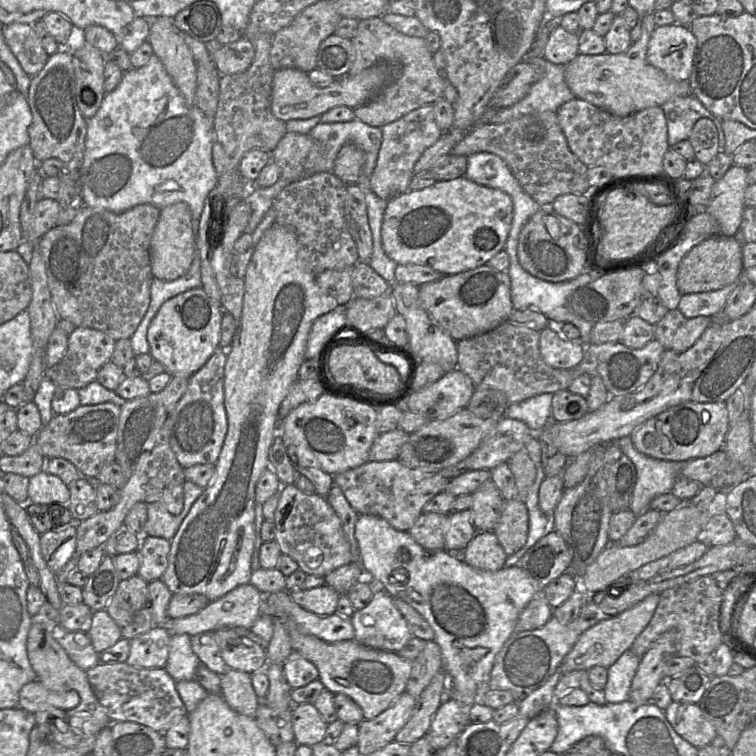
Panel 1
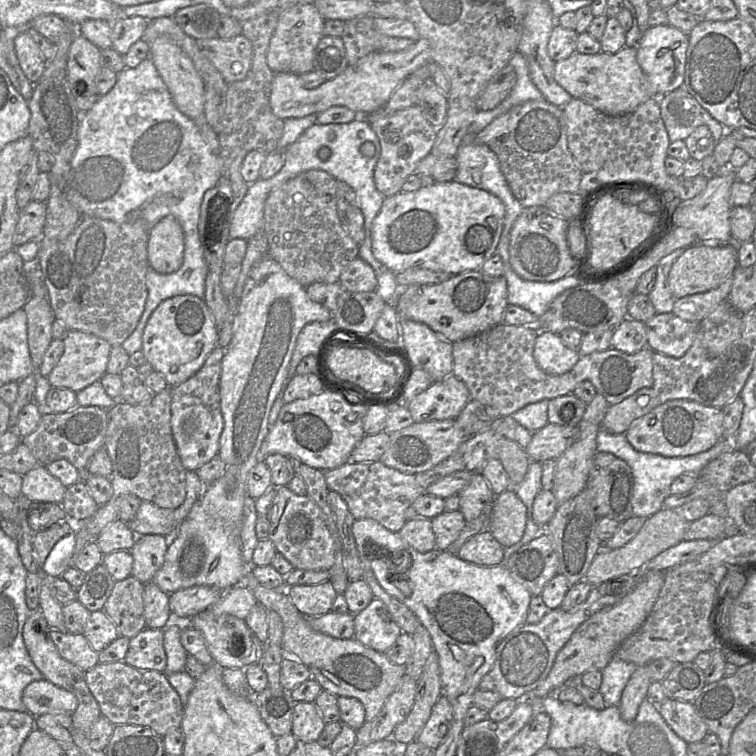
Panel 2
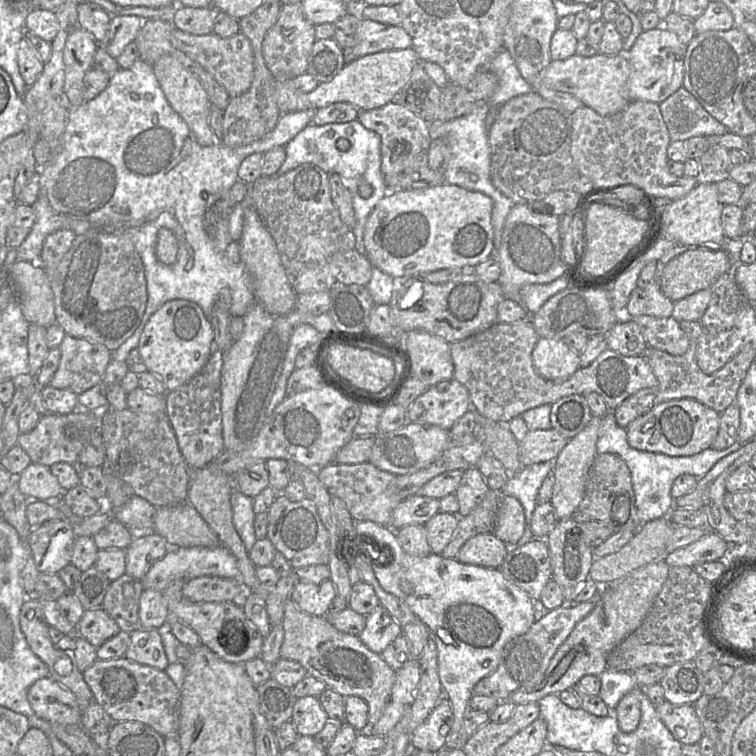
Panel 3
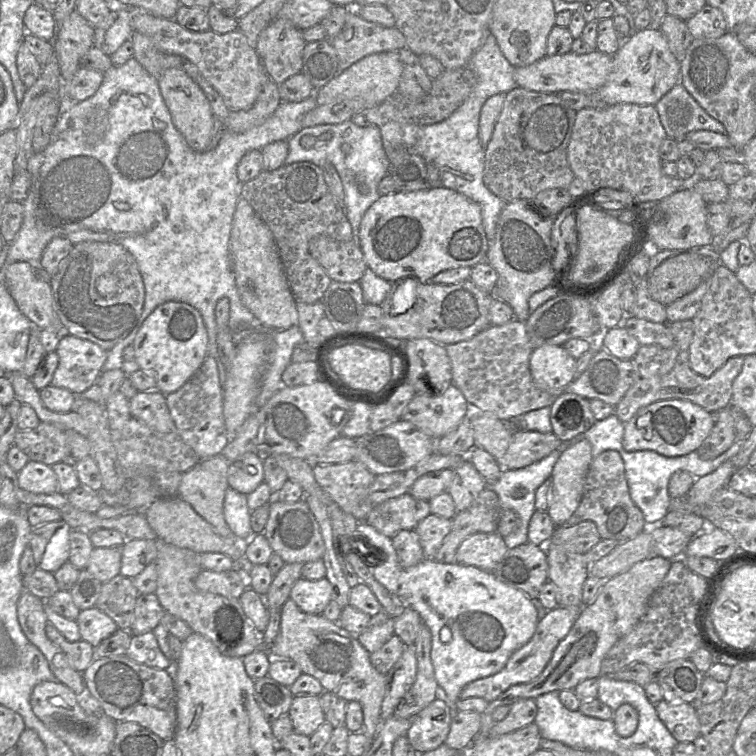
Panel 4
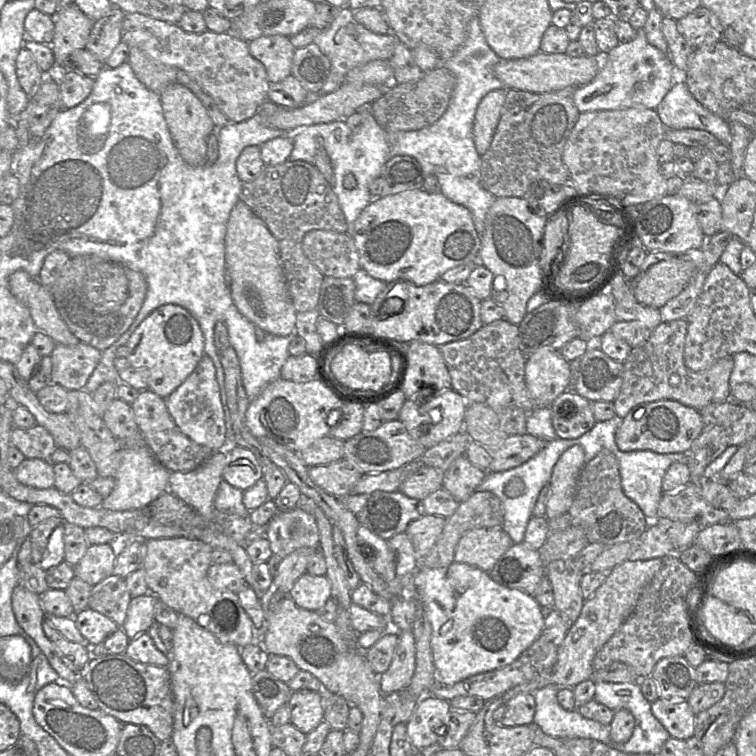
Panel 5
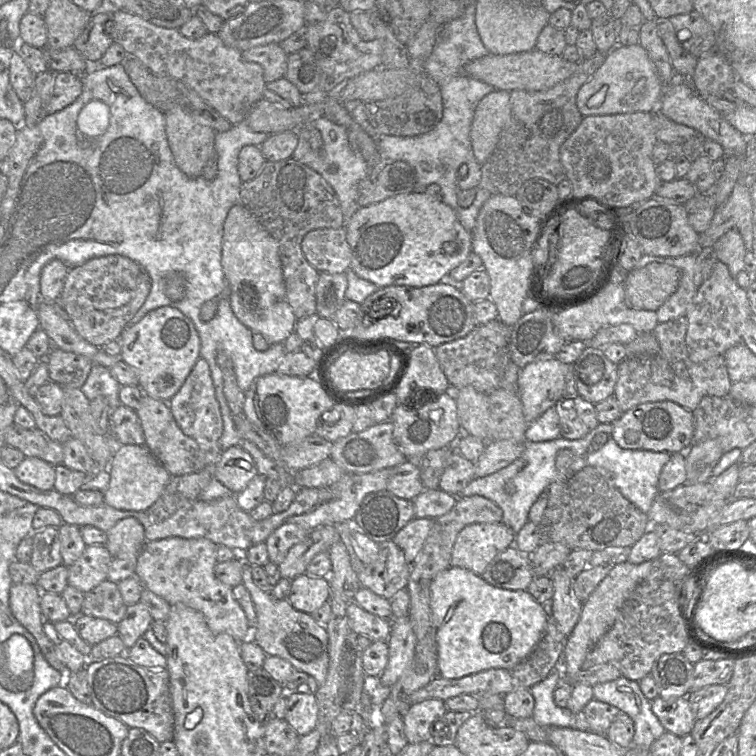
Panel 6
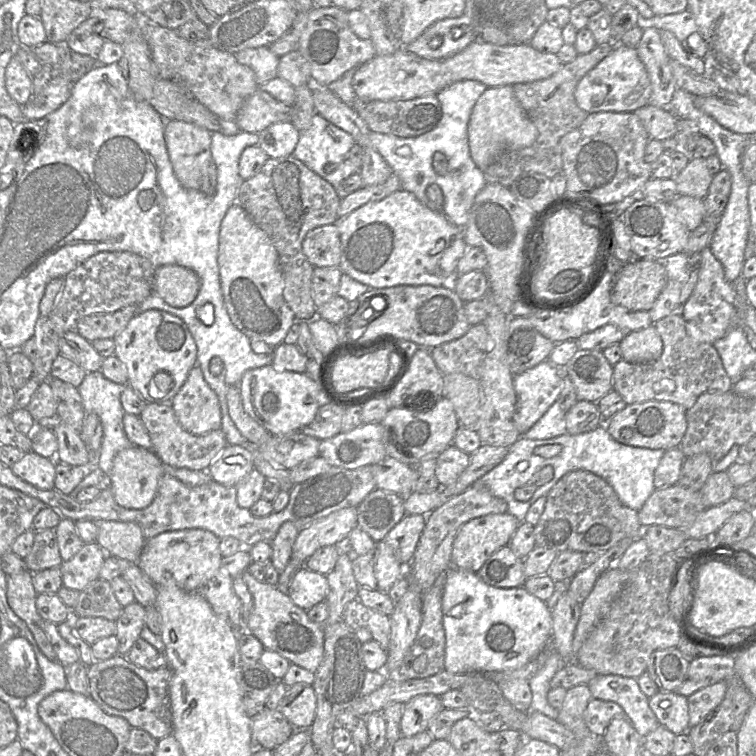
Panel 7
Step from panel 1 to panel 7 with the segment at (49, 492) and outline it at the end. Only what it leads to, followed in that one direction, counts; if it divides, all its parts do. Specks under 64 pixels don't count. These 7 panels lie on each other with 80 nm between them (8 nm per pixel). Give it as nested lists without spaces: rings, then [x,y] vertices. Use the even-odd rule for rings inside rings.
[[[31,450],[23,453],[11,470],[27,483],[42,490],[50,490],[55,488],[55,464],[55,458],[49,459]]]

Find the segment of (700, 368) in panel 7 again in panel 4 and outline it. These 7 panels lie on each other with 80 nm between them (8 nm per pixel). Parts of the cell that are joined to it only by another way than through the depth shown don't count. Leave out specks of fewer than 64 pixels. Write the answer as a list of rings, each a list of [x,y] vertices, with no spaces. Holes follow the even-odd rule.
[[[667,321],[666,325],[674,337],[674,345],[671,348],[663,348],[656,344],[641,345],[632,358],[634,382],[615,406],[614,411],[622,423],[628,422],[640,408],[661,400],[687,400],[711,413],[717,413],[732,403],[732,384],[742,370],[744,356],[728,359],[709,377],[701,376],[692,370],[689,363],[689,346],[694,335],[693,321]]]

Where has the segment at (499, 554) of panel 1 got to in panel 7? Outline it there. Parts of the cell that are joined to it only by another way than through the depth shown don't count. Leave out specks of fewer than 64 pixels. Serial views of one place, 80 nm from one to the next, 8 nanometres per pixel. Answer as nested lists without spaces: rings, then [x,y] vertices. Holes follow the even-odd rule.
[[[507,511],[469,520],[455,536],[451,565],[477,573],[489,556],[509,545],[518,525],[517,518]]]

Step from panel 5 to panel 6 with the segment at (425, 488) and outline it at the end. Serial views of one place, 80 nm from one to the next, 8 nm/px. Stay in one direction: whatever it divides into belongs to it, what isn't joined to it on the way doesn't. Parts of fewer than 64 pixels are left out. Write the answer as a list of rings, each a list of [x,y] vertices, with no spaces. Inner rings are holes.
[[[407,460],[406,462],[391,468],[387,490],[397,497],[407,500],[413,500],[425,490],[415,461]]]

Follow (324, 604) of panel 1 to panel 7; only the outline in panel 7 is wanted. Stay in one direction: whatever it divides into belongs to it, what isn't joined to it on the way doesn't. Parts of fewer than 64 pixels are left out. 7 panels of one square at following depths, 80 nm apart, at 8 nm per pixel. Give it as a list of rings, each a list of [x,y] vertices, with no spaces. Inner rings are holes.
[[[300,567],[292,579],[287,594],[291,601],[304,610],[326,599],[328,581],[326,575]]]

